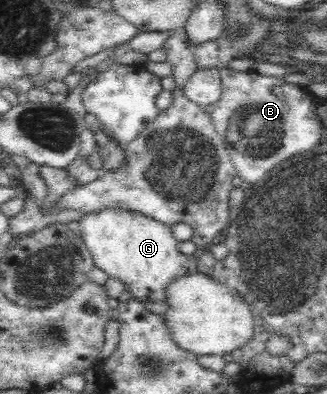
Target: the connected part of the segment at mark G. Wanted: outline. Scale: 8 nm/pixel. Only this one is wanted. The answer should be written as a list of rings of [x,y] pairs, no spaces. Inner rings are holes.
[[[122,206],[103,207],[83,214],[79,220],[80,235],[92,254],[94,263],[106,270],[108,277],[119,279],[134,300],[164,302],[164,288],[174,279],[198,272],[197,257],[181,253],[167,224]]]

